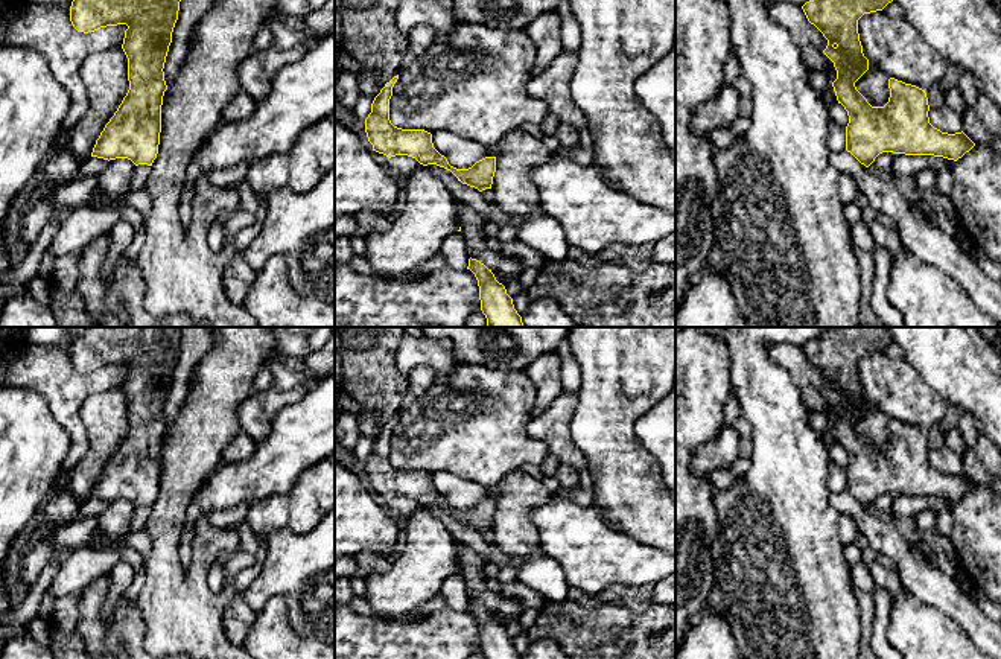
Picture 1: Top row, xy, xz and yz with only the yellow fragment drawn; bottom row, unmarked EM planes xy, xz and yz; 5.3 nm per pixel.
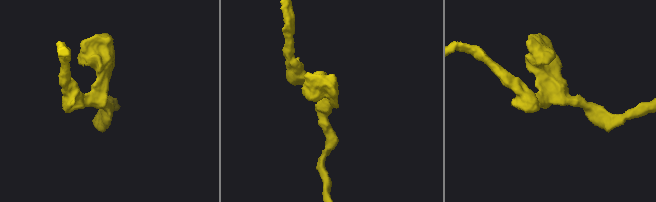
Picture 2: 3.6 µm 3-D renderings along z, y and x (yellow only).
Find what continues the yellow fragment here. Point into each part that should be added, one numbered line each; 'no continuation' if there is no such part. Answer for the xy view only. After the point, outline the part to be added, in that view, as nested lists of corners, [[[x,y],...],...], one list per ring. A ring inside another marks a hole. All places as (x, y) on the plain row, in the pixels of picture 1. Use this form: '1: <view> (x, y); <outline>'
no continuation

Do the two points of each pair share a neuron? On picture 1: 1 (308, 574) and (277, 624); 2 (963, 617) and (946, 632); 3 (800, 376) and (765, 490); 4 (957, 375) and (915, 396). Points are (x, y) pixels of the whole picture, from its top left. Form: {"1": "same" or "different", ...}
{"1": "different", "2": "different", "3": "different", "4": "different"}

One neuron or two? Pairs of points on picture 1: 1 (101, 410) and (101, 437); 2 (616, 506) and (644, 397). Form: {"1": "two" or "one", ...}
{"1": "one", "2": "one"}

